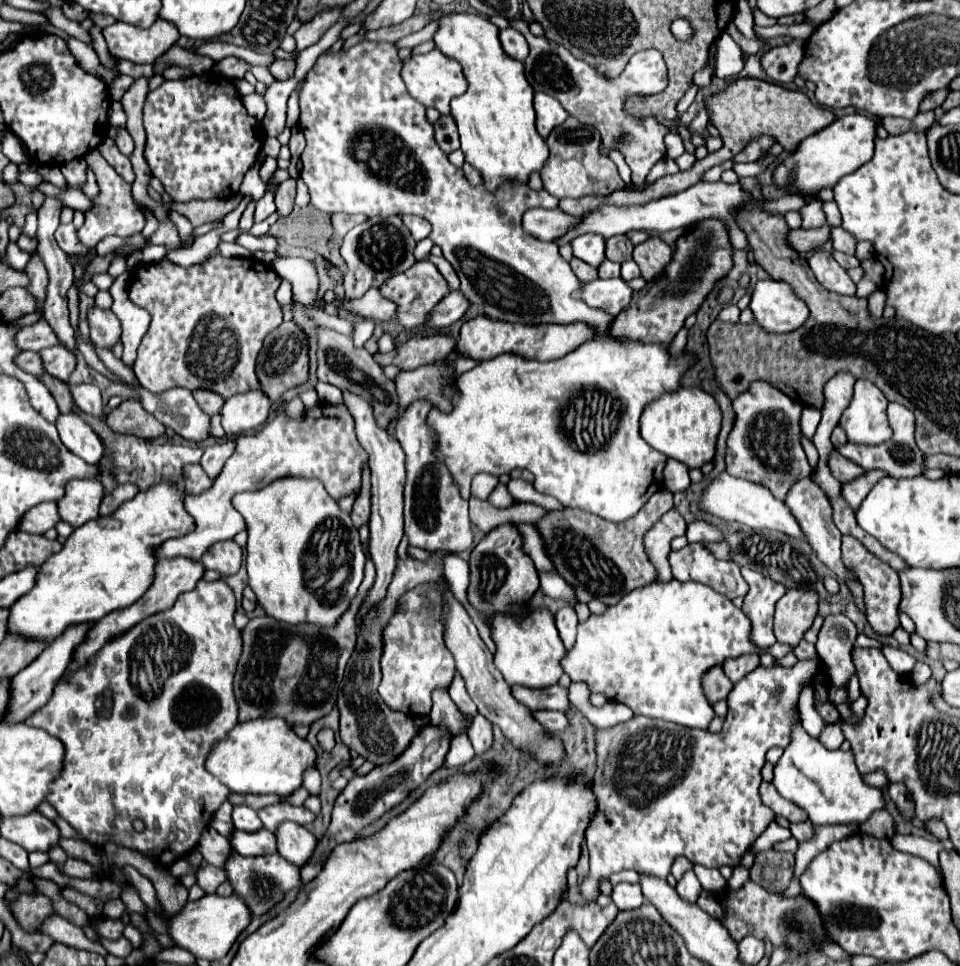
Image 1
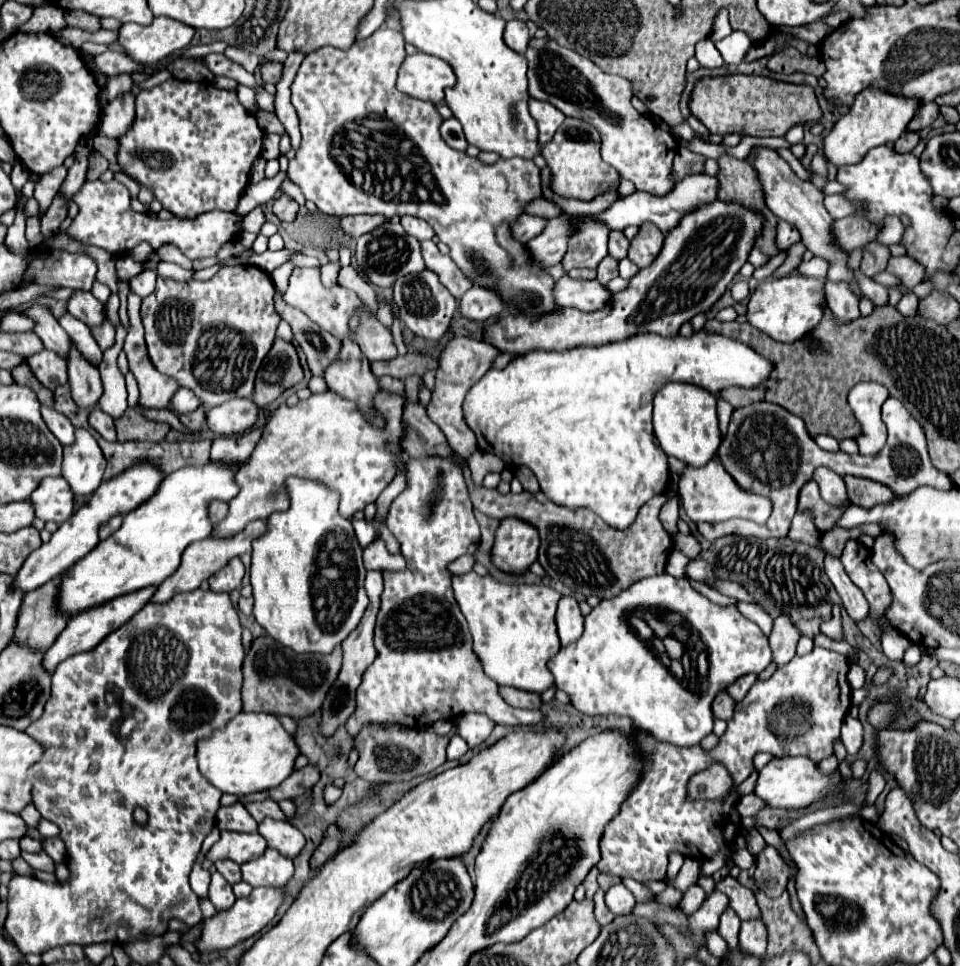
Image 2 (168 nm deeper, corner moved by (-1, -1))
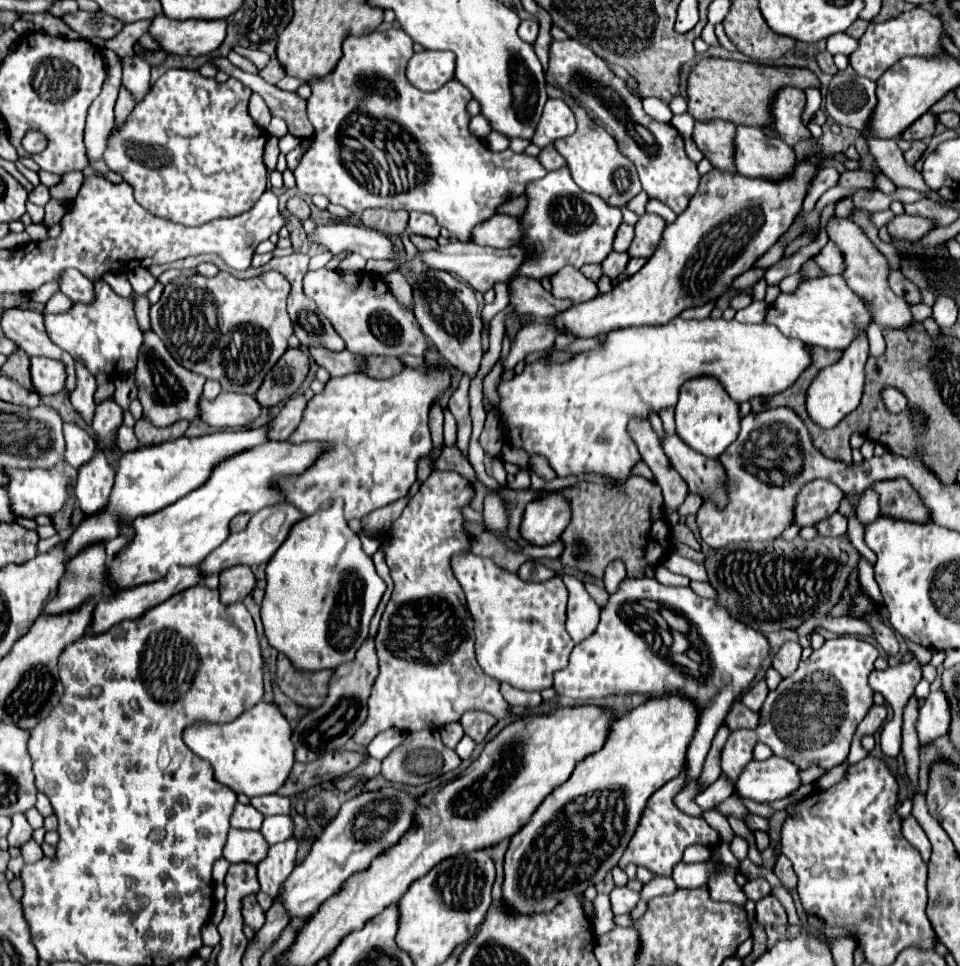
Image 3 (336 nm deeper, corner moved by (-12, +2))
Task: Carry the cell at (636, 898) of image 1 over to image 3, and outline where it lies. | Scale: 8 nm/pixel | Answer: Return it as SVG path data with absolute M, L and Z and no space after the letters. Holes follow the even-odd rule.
M616 886L610 892L610 902L612 902L614 914L628 914L628 912L632 912L632 908L636 906L638 900L640 900L640 894L630 890L628 886Z

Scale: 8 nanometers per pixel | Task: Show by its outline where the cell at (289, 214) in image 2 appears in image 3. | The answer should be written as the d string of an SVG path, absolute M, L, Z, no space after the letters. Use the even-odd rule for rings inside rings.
M292 196L292 198L288 198L286 208L288 208L288 212L290 212L292 216L296 216L296 218L302 220L302 222L310 216L310 206L308 206L306 198L302 198L302 196Z

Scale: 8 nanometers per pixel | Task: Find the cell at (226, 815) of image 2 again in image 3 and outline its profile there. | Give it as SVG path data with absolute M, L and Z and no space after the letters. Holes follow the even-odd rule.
M236 804L234 814L230 818L230 826L232 828L240 828L240 830L260 830L264 822L264 816L252 808L252 804Z

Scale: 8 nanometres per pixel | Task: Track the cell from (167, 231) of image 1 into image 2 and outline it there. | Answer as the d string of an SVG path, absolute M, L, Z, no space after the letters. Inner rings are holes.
M165 245L165 247L161 247L157 253L159 253L159 259L161 259L161 261L177 263L177 265L183 267L183 269L193 269L191 261L189 261L177 247L173 247L173 245Z

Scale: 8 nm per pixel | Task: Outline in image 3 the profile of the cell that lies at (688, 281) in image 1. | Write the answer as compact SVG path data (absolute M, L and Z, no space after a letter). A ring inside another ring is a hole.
M808 160L804 164L798 162L796 174L778 184L758 178L746 178L742 174L724 174L724 172L716 172L714 168L710 176L702 176L700 188L690 200L688 208L676 218L676 222L666 226L660 246L656 248L654 256L644 264L640 272L624 278L620 284L612 288L612 292L598 294L588 302L574 304L566 312L556 314L556 318L552 318L552 322L556 322L554 326L558 328L560 334L572 334L576 338L594 338L628 326L668 324L684 310L720 298L730 288L732 280L744 274L748 268L752 268L754 262L790 228L796 214L802 210L802 200L810 184L810 178L814 174L816 174L816 160Z

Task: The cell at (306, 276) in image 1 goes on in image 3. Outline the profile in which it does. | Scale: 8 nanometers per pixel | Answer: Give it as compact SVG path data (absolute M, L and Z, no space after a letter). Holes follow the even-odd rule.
M328 268L306 272L304 294L316 302L318 310L330 320L336 332L344 338L350 352L380 354L380 356L424 356L426 340L418 324L414 322L412 308L402 308L388 286L376 276L338 274Z

